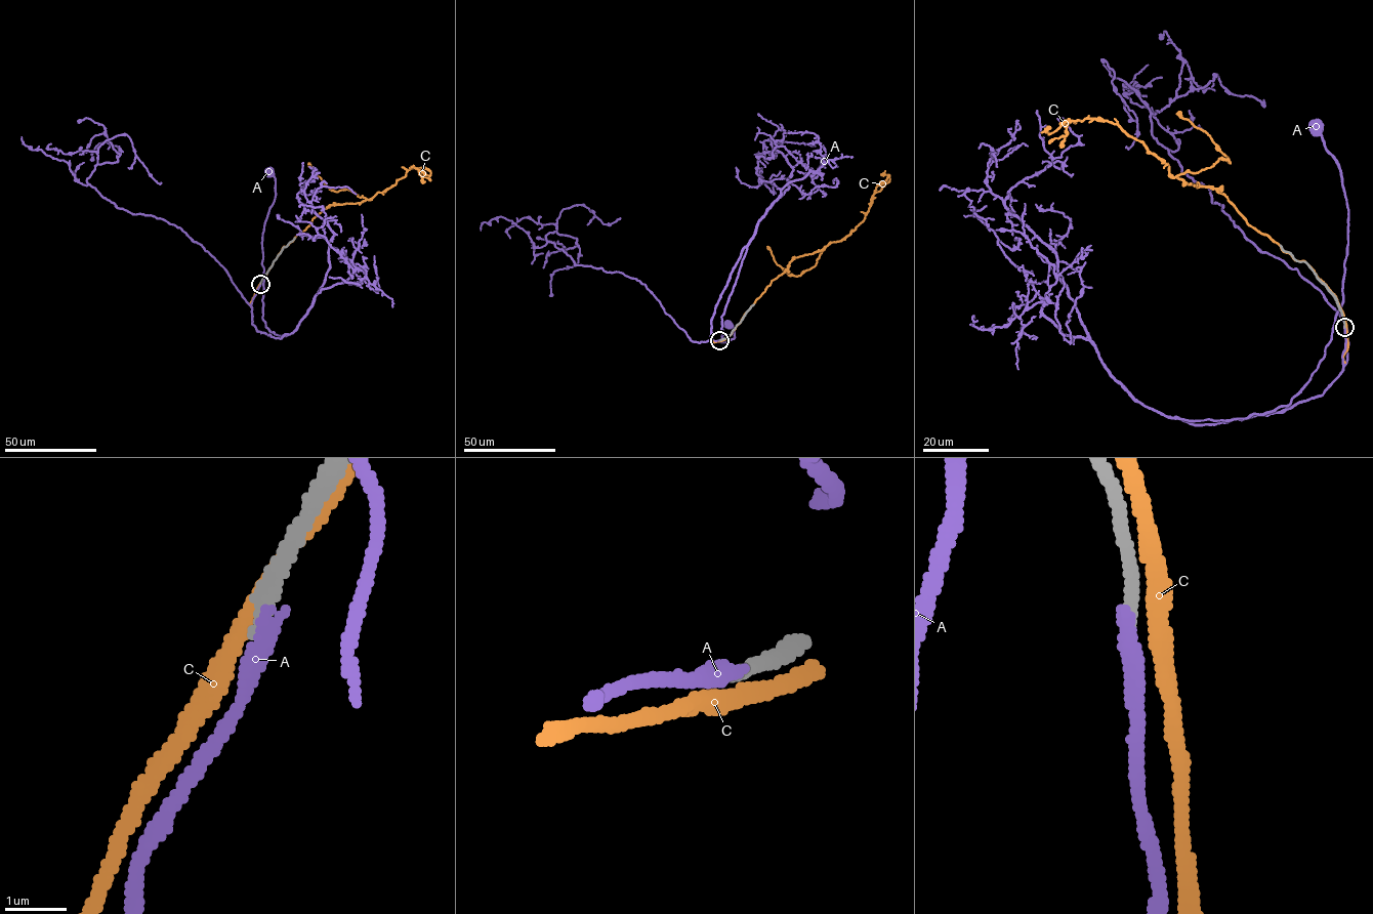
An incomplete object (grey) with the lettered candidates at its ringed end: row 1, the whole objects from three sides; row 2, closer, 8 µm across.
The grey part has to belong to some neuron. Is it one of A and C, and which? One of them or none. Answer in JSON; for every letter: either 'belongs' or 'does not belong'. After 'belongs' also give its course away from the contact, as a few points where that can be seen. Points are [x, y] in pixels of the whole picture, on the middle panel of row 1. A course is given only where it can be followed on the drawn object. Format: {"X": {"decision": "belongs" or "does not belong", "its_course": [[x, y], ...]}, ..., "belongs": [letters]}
{"A": {"decision": "does not belong"}, "C": {"decision": "does not belong"}, "belongs": []}

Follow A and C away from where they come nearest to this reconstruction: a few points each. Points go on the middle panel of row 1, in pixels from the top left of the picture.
A: (719, 340), (710, 339), (711, 318), (746, 246), (721, 316), (721, 342), (734, 337), (734, 328), (729, 324)
C: (720, 340), (794, 257), (819, 251), (853, 232), (873, 196), (889, 180), (881, 175)

